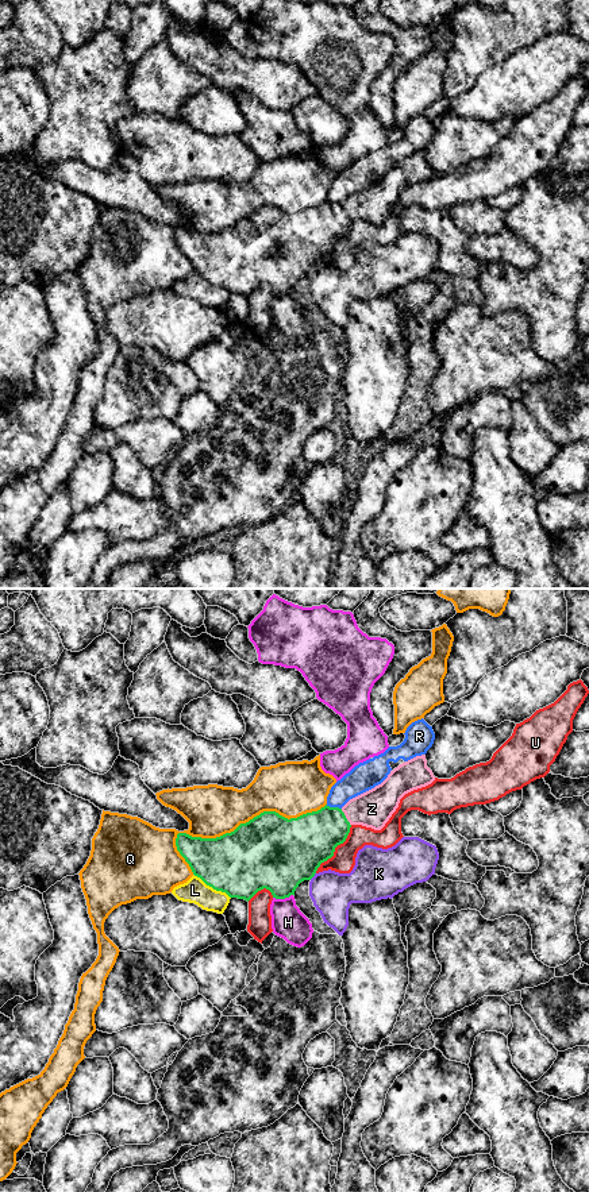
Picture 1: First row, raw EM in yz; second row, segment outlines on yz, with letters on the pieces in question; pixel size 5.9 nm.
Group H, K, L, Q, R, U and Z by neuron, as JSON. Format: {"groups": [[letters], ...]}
{"groups": [["H"], ["K"], ["L"], ["Q"], ["R"], ["U"], ["Z"]]}

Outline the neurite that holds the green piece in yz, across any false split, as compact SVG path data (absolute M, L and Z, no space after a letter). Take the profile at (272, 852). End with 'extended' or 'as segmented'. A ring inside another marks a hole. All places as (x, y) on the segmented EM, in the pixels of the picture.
M426 755L416 756L342 809L326 805L290 819L263 811L216 838L178 833L176 846L195 876L230 898L249 902L266 888L273 898L285 899L334 856L353 825L381 830L405 794L434 780Z | extended

